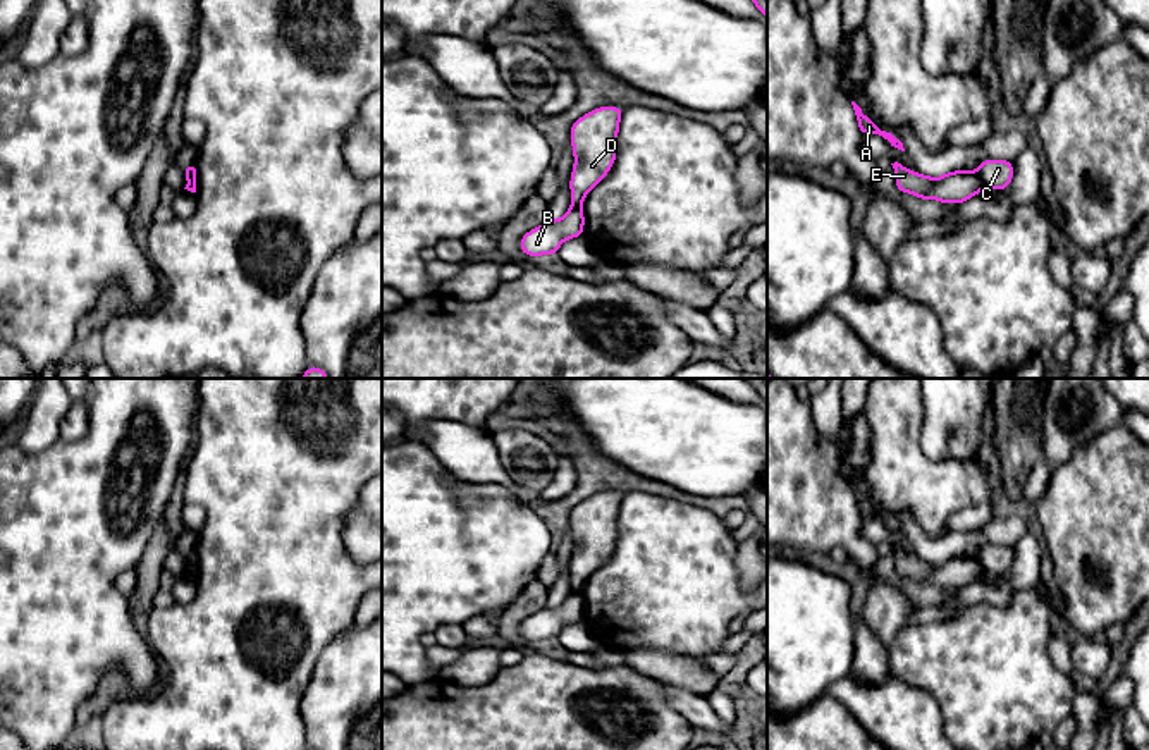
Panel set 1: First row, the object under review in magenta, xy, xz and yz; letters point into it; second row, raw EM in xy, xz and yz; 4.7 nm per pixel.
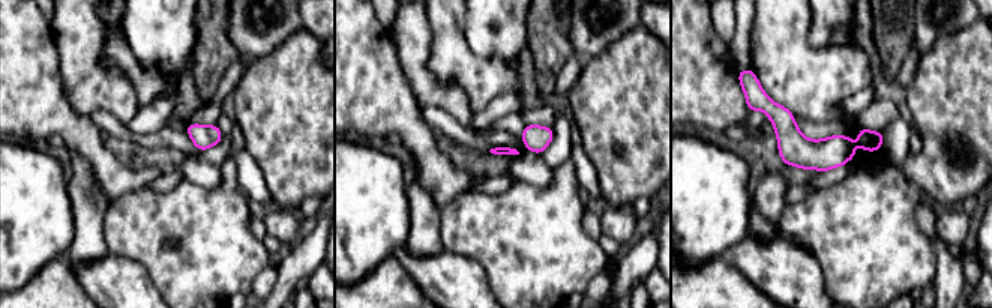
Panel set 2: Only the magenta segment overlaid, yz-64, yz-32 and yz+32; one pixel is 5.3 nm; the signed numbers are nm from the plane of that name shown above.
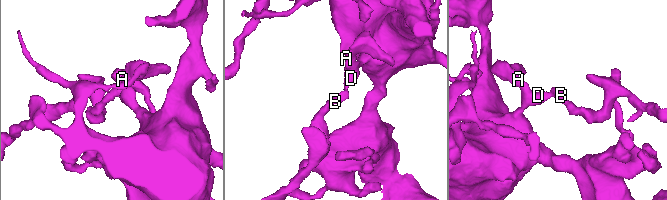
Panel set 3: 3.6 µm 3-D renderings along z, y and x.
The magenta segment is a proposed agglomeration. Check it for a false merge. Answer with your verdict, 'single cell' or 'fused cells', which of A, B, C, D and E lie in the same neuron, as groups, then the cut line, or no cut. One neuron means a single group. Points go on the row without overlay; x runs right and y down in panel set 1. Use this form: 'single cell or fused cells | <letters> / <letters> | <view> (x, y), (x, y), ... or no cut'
fused cells | A D E / B C | yz (977, 558), (986, 571)

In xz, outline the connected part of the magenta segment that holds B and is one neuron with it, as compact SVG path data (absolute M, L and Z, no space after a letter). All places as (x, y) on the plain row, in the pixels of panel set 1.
M571 592L564 602L528 616L519 626L519 635L528 642L556 640L562 626L585 621L583 611L581 592Z

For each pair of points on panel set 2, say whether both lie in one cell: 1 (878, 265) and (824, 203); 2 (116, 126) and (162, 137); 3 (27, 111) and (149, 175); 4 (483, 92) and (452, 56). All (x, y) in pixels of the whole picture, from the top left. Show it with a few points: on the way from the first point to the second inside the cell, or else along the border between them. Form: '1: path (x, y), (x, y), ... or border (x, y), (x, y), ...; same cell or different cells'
1: path (871, 250), (839, 218); same cell
2: path (128, 135), (137, 140), (150, 140); same cell
3: path (57, 116), (119, 175); same cell
4: path (479, 83), (461, 65); same cell

